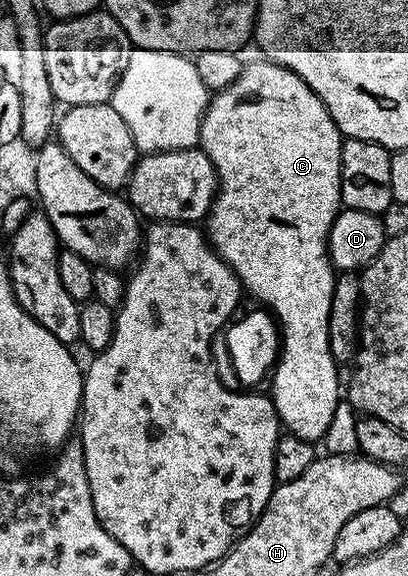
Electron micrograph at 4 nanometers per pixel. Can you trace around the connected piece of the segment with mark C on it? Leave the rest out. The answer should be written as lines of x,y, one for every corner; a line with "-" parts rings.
260,59
244,66
240,75
231,83
231,87
223,87
223,91
212,94
209,98
209,106
205,108
205,114
201,120
201,140
199,148
205,152
207,159
217,172
217,192
213,195
213,206
209,208
207,216
207,236
209,244
224,261
229,264
231,271
241,281
242,290
249,293
266,310
273,315
279,326
280,348
279,356
275,362
275,368
271,373
273,379
273,406
277,412
277,418
282,423
284,432
293,433
299,439
320,442
324,438
328,424
331,423
331,415
335,415
335,407
343,393
343,385
337,382
338,361
333,358
329,349
328,341
328,319
331,315
332,289
335,278
333,262
329,260
327,246
329,243
329,229
332,227
337,214
341,212
341,188
339,187
339,171
341,170
341,142
343,140
339,127
335,127
335,119
331,119
331,111
323,107
323,99
299,79
291,70
276,65
274,61

